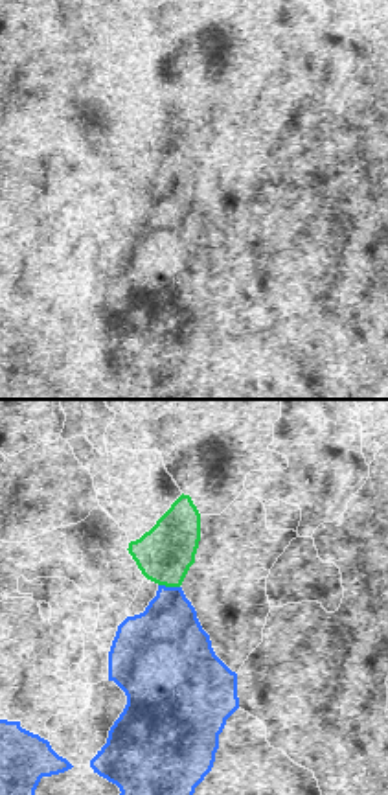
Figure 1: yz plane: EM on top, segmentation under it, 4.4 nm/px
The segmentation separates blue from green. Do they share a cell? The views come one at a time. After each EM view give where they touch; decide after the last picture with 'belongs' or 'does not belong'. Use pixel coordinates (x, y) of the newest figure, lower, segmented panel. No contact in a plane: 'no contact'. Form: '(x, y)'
(170, 587)

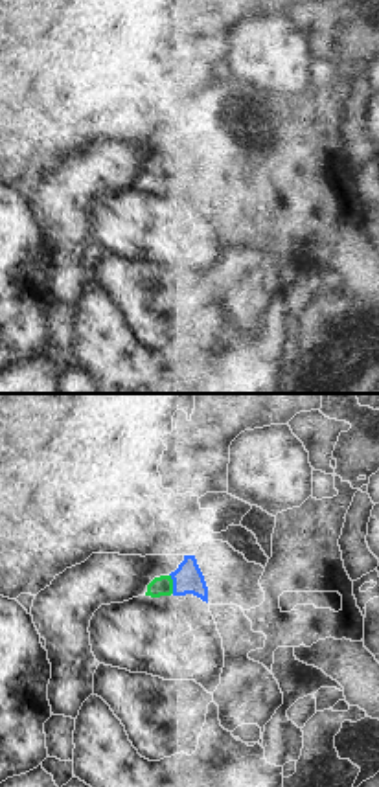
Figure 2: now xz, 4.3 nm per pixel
(173, 583)

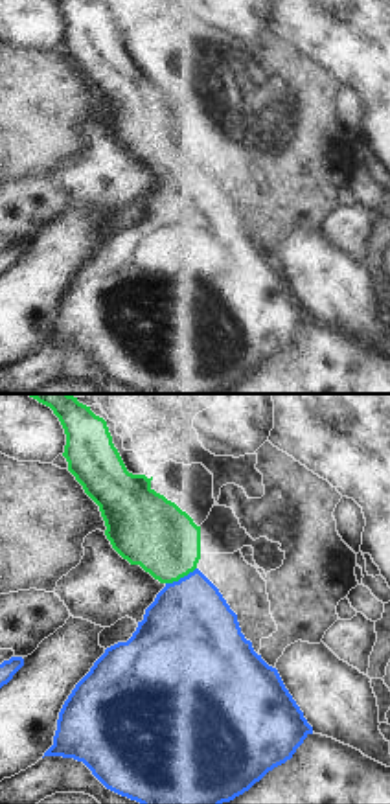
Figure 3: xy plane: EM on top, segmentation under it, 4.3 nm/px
(181, 578)

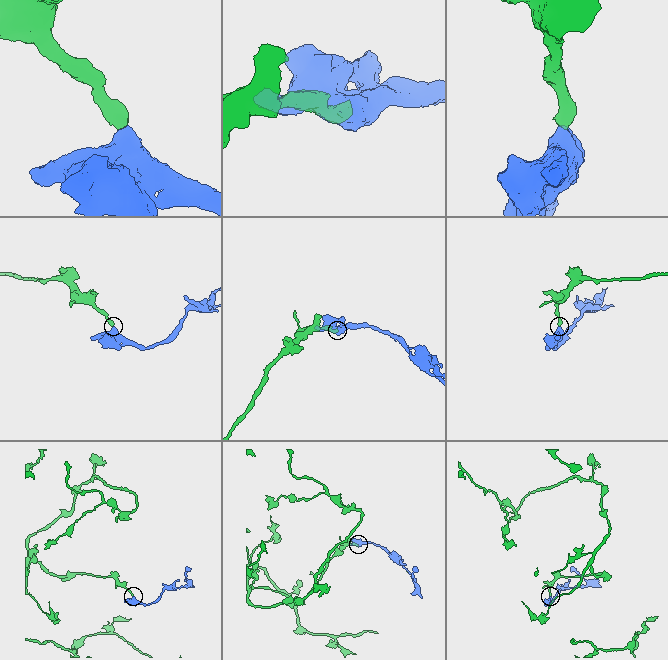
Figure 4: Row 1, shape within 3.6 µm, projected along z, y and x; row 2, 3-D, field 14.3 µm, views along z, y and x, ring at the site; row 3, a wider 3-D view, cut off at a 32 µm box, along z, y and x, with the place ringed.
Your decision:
belongs

